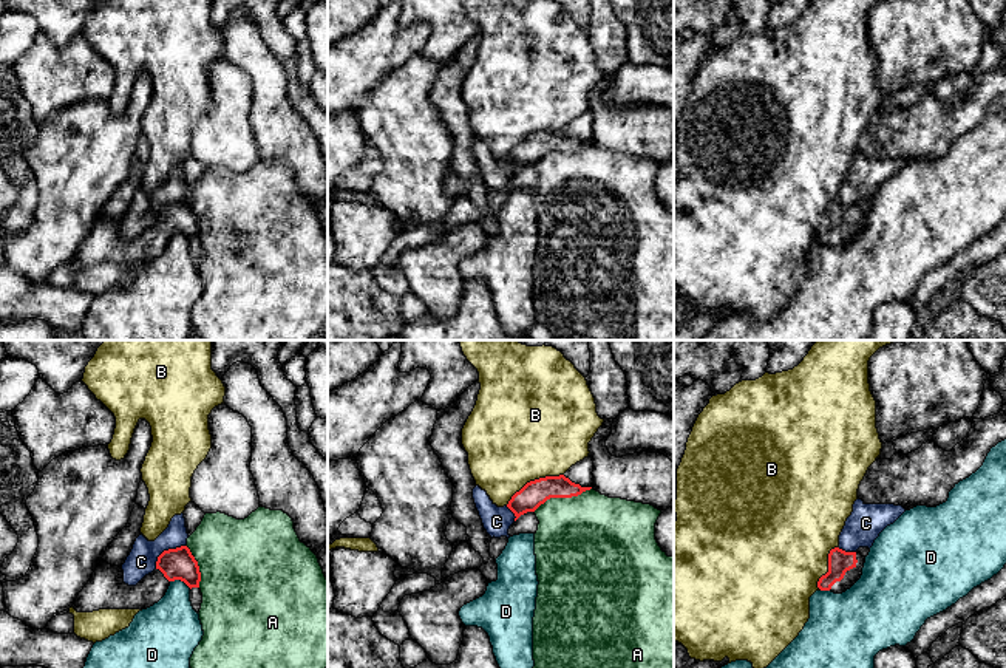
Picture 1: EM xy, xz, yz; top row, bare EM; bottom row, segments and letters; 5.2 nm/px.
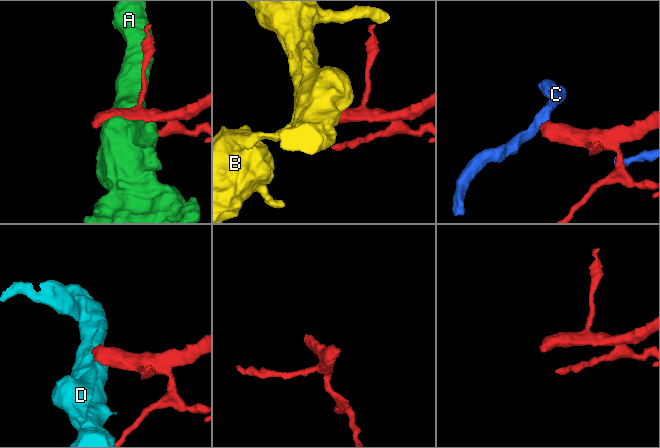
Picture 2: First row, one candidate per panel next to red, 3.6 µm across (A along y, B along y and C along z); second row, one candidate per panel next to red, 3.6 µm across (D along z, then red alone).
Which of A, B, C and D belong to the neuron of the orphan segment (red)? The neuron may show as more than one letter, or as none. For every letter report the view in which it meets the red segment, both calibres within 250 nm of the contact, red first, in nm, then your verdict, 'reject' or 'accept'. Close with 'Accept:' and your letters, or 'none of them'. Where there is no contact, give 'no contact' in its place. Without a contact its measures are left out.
A: contact in xz; calibres 140 and 460 nm; reject
B: contact in xz; calibres 140 and 500 nm; reject
C: contact in xy; calibres 160 and 150 nm; reject
D: contact in xy; calibres 160 and 300 nm; reject
Accept: none of them

